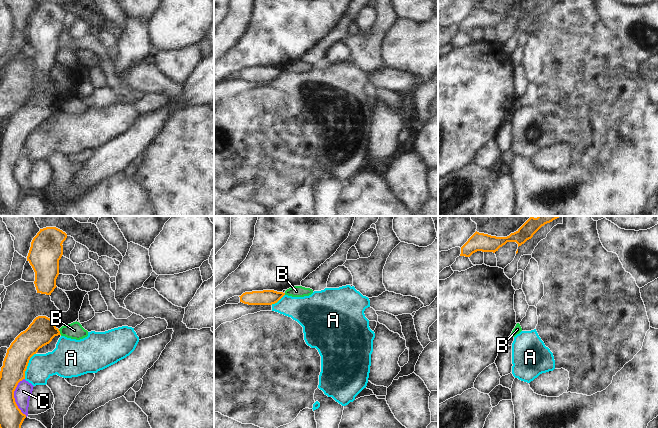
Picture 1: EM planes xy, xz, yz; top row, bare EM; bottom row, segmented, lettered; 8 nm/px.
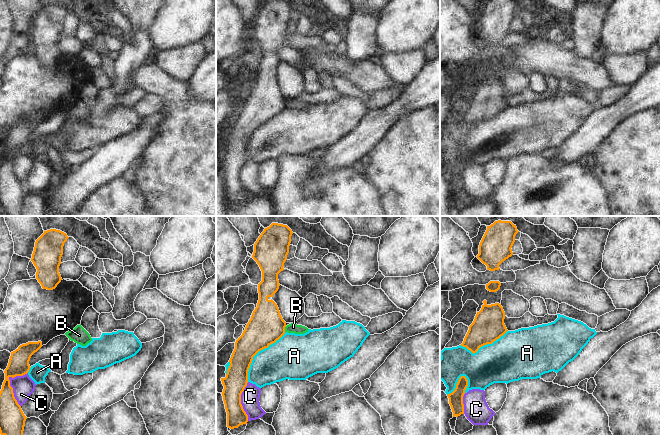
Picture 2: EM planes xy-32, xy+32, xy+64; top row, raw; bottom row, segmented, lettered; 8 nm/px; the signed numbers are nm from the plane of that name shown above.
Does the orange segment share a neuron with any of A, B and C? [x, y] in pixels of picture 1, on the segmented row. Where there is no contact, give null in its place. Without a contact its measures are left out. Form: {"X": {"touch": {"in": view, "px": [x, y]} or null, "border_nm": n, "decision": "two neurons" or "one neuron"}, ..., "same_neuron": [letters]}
{"A": {"touch": {"in": "xy", "px": [27, 365]}, "border_nm": 220, "decision": "two neurons"}, "B": {"touch": {"in": "xy", "px": [59, 332]}, "border_nm": 50, "decision": "two neurons"}, "C": {"touch": {"in": "xy", "px": [13, 397]}, "border_nm": 320, "decision": "two neurons"}, "same_neuron": []}

